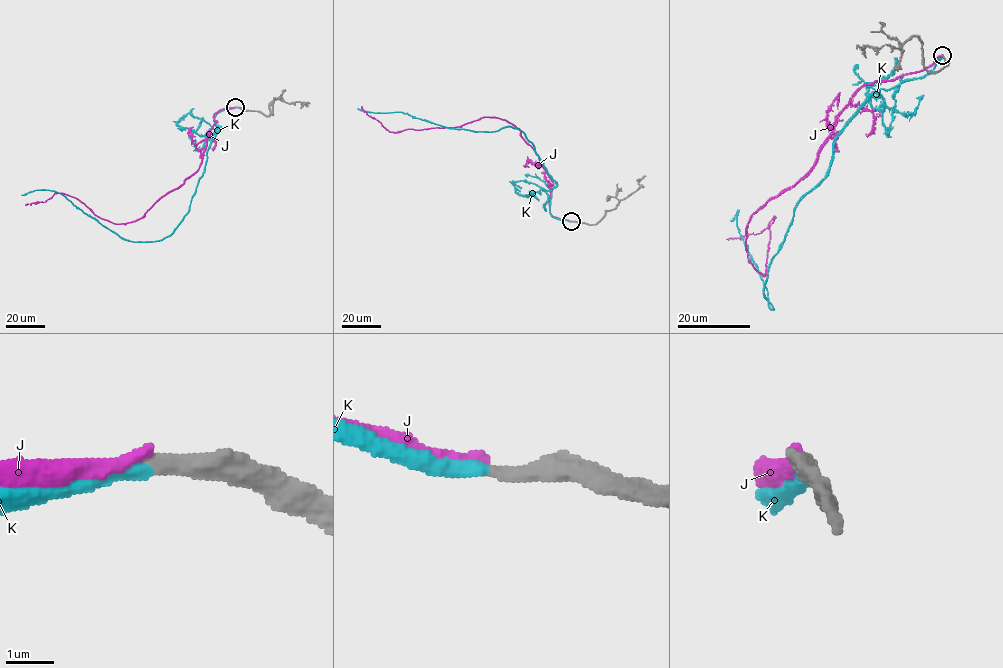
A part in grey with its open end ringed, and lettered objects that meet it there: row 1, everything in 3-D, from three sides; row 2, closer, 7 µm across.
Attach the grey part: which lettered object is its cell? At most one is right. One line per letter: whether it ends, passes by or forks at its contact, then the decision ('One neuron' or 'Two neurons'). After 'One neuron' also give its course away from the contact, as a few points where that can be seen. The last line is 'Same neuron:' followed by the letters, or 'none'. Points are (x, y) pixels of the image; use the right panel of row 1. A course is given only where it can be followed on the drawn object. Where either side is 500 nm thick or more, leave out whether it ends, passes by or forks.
J: It ends there. Two neurons
K: It ends there. One neuron. Its course: (942, 56), (873, 93), (836, 138), (769, 266), (772, 309), (738, 210), (730, 220)
Same neuron: K

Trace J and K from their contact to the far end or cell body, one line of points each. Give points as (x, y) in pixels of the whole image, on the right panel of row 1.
J: (942, 56), (865, 84), (816, 164), (750, 217), (747, 257), (765, 274), (775, 217), (757, 234), (726, 239)
K: (942, 56), (873, 93), (836, 138), (769, 266), (772, 309), (738, 210), (730, 220)

